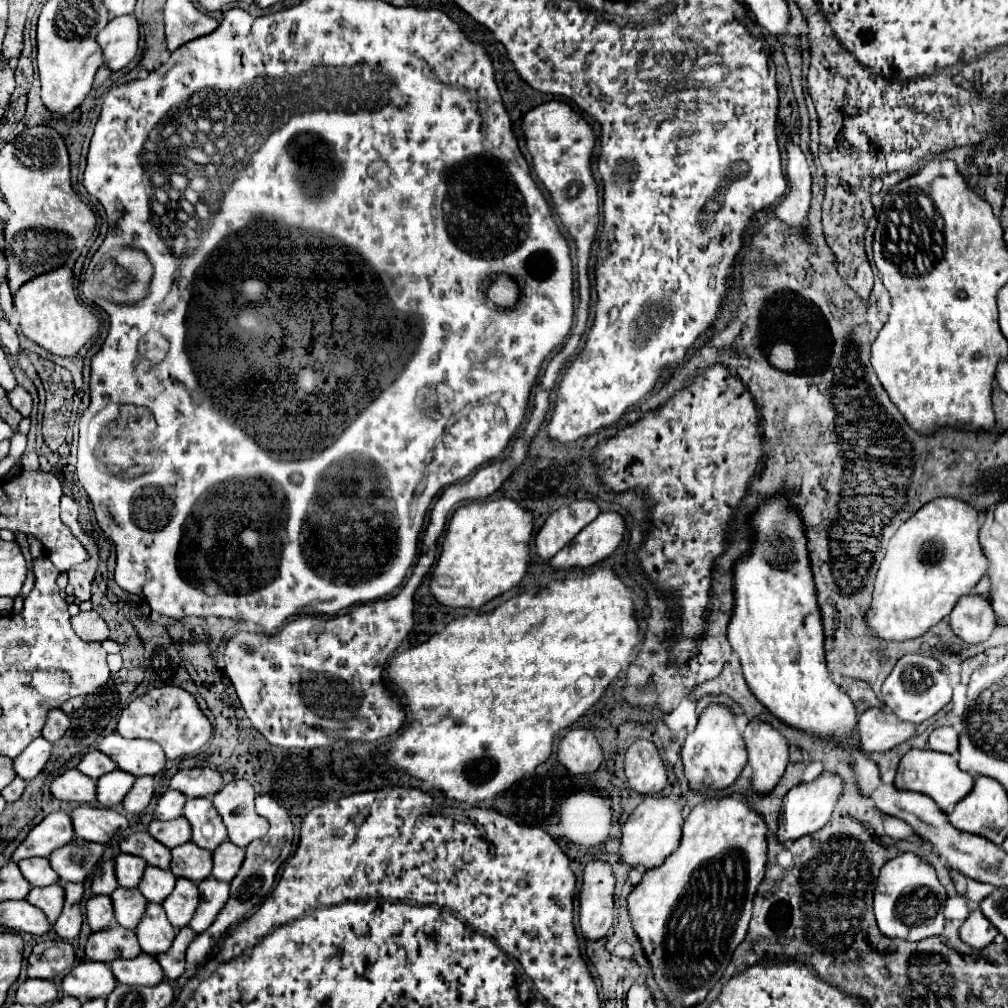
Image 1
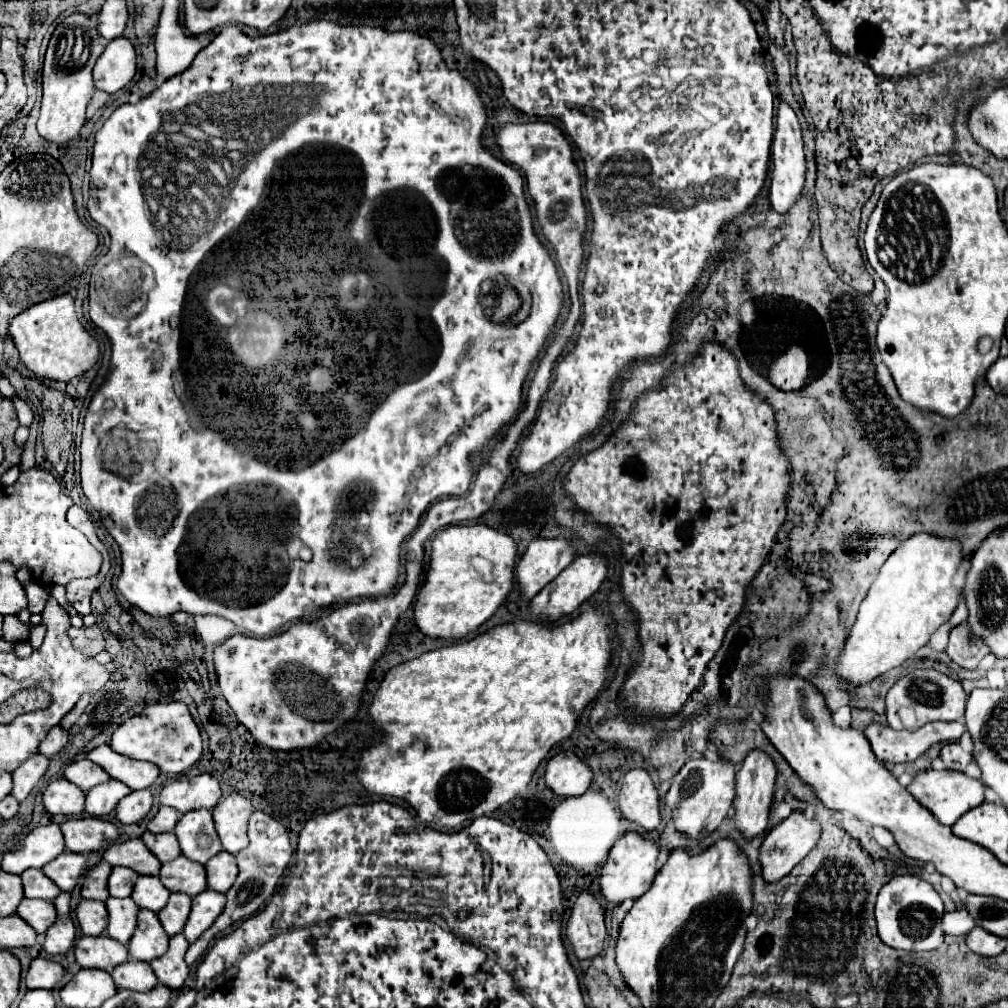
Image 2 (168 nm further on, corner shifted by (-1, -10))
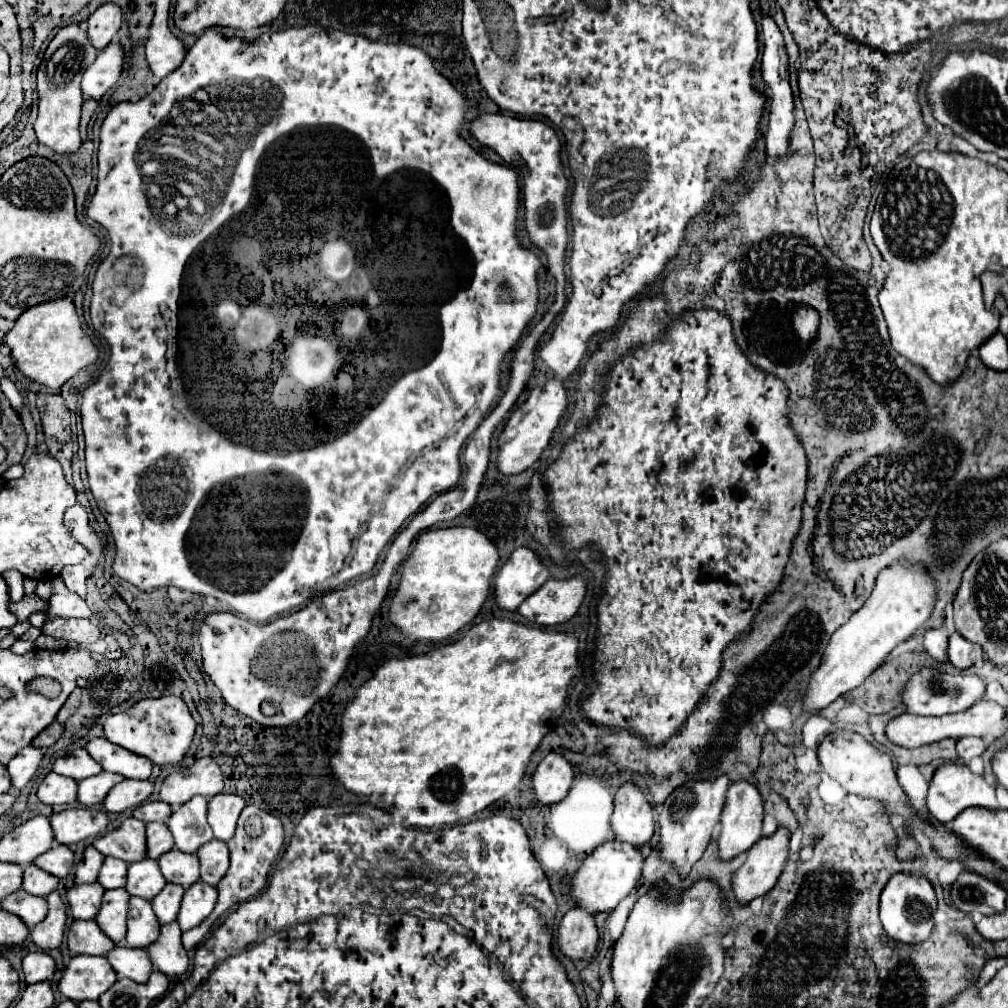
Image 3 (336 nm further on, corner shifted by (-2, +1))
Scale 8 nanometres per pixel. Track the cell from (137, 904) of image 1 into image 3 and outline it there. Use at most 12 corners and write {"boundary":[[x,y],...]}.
{"boundary":[[126,889],[104,893],[96,923],[114,943],[126,937]]}

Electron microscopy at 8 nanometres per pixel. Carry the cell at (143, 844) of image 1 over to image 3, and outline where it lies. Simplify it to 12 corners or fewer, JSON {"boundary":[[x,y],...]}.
{"boundary":[[130,817],[94,841],[106,857],[146,859],[144,823]]}

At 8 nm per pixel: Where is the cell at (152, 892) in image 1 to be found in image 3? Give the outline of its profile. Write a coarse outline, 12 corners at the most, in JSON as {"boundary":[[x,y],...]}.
{"boundary":[[154,859],[128,867],[126,891],[152,901],[166,885]]}

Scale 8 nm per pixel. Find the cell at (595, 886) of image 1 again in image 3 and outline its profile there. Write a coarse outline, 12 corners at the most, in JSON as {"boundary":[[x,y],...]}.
{"boundary":[[572,907],[560,921],[558,947],[590,959],[598,947],[594,915]]}

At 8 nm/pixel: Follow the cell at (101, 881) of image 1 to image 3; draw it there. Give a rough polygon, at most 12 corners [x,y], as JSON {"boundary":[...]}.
{"boundary":[[90,845],[76,869],[76,885],[96,883],[104,855]]}

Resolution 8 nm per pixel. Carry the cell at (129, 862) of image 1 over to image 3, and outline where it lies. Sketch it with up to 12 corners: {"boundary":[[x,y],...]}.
{"boundary":[[106,857],[98,883],[104,889],[126,885],[128,865]]}

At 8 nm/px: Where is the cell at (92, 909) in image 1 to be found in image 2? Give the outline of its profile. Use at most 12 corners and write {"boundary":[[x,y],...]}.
{"boundary":[[81,900],[75,916],[83,934],[105,932],[105,902]]}

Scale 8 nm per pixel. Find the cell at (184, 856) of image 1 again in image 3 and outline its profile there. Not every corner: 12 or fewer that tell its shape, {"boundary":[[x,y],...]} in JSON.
{"boundary":[[170,849],[158,859],[168,883],[200,879],[198,857]]}

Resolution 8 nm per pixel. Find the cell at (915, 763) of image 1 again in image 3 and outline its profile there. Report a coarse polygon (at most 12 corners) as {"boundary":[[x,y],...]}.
{"boundary":[[962,763],[940,765],[926,805],[940,823],[998,807],[994,785]]}

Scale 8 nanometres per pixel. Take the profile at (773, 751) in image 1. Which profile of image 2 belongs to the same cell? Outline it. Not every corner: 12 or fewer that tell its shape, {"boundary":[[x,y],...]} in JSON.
{"boundary":[[757,750],[735,776],[735,828],[747,840],[767,830],[773,762]]}

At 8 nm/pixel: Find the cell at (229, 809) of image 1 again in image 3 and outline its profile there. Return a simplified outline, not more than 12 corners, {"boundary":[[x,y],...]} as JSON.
{"boundary":[[220,793],[208,803],[214,837],[230,841],[246,799]]}

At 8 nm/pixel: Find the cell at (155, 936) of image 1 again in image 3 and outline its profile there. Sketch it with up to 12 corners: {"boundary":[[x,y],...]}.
{"boundary":[[130,897],[128,947],[148,947],[160,923],[150,901]]}

